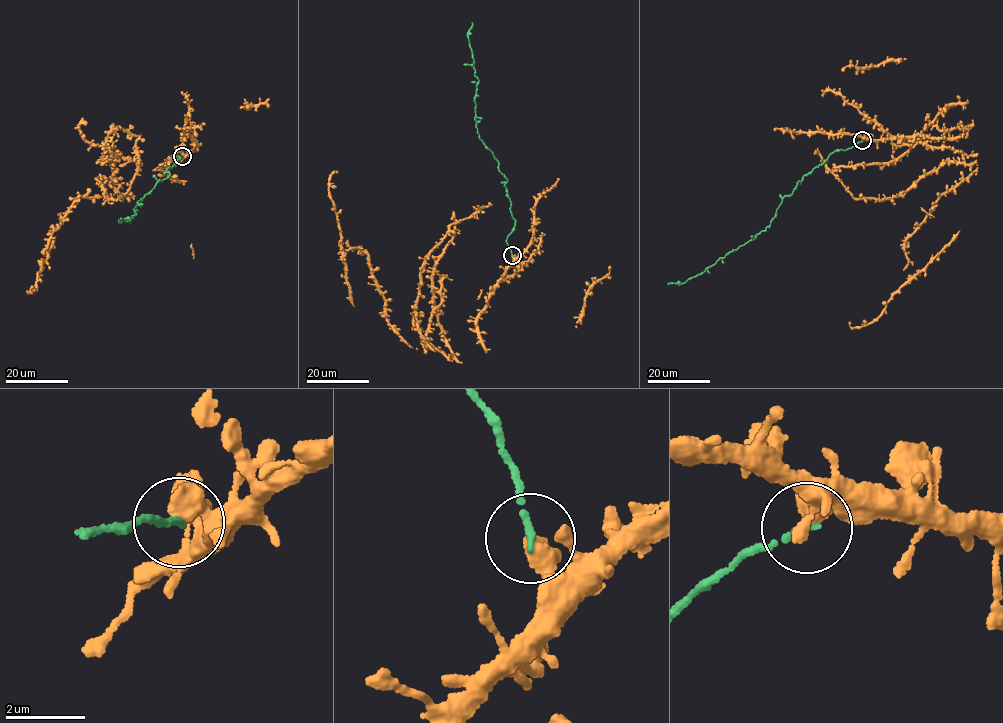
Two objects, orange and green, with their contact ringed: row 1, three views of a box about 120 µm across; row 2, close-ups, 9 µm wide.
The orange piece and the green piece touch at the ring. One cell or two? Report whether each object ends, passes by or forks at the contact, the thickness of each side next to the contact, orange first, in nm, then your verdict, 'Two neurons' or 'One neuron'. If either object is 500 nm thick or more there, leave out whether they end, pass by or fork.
Thickness 550 nm (orange) against 160 nm. Two neurons

